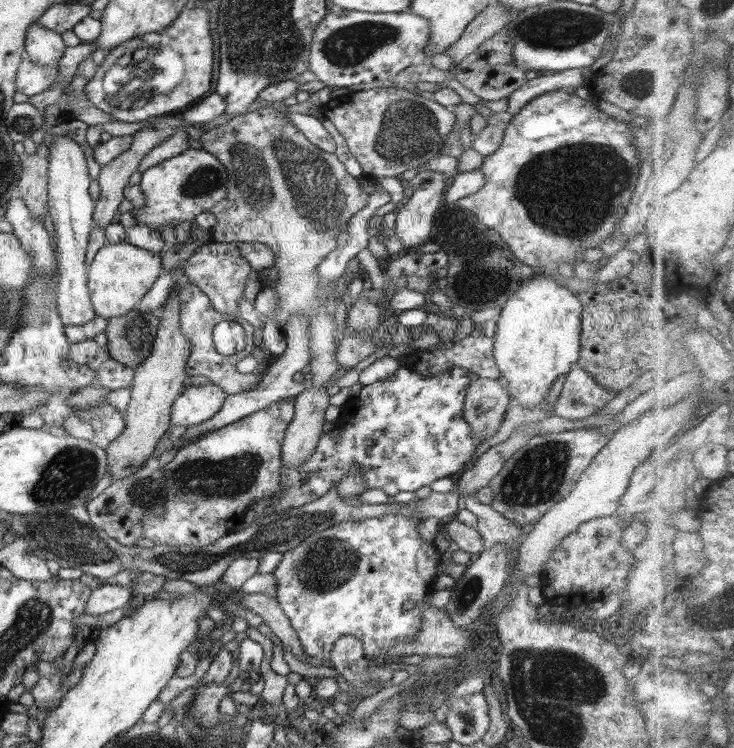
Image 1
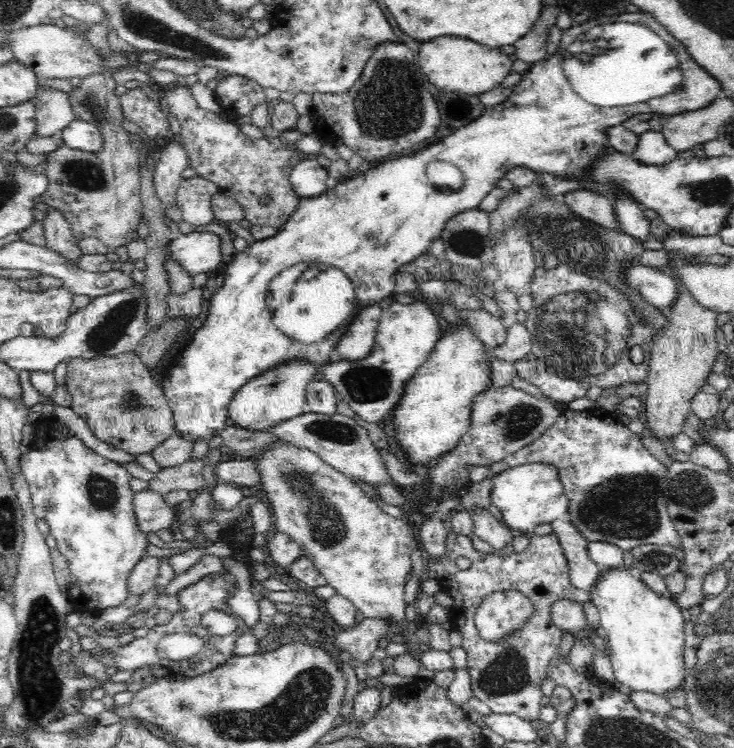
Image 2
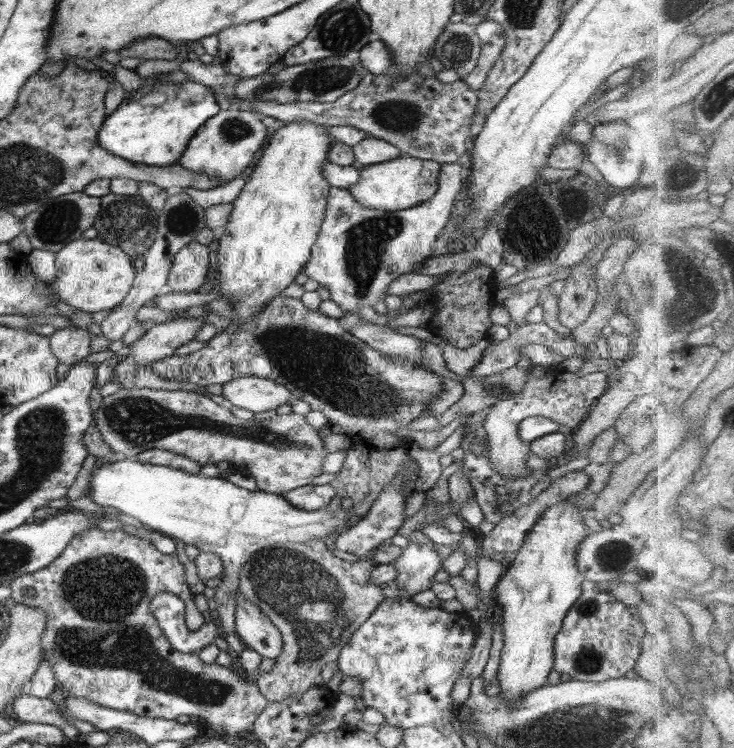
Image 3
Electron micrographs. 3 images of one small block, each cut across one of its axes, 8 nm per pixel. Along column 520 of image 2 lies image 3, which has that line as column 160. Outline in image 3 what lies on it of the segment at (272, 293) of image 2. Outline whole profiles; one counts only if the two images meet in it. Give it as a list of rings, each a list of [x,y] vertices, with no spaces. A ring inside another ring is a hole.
[[[188,79],[182,82],[148,81],[128,95],[129,97],[123,99],[116,110],[104,119],[98,131],[98,144],[116,156],[143,165],[167,167],[176,164],[198,128],[221,111],[215,89]]]

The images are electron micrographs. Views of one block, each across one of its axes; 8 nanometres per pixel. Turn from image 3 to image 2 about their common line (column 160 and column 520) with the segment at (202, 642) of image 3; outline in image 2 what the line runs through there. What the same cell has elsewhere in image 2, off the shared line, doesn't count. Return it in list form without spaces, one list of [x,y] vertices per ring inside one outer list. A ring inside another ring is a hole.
[[[498,591],[489,594],[476,612],[479,635],[486,641],[497,642],[520,630],[532,616],[532,601],[518,591]]]

